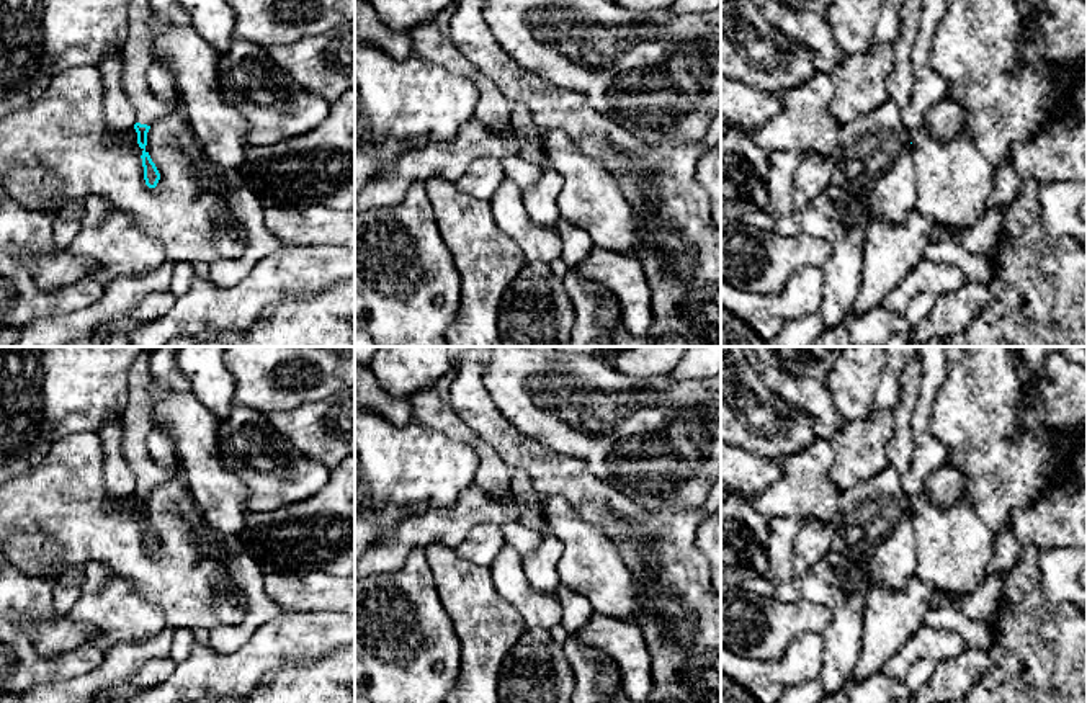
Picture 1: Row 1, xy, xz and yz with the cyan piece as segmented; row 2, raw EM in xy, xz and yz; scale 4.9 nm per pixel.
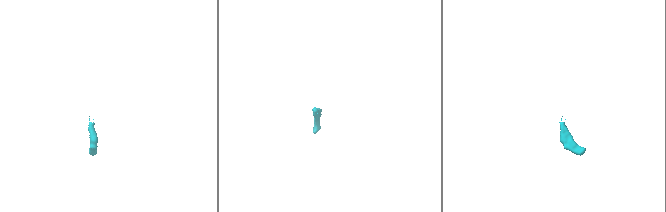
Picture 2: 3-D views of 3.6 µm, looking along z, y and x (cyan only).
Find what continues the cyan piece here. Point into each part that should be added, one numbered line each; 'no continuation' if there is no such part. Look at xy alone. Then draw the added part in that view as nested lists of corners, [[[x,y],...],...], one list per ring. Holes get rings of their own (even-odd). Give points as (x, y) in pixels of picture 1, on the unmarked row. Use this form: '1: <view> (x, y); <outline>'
1: xy (138, 417); [[[144,347],[134,361],[129,376],[129,401],[123,410],[123,456],[136,476],[136,489],[150,492],[155,486],[177,477],[177,474],[155,463],[145,446],[145,438],[154,428],[154,405],[147,383],[149,356],[154,347]]]

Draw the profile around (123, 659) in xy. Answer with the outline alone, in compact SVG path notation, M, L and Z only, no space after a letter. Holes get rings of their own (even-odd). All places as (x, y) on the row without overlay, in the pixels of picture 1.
M165 626L157 636L137 643L118 643L103 662L85 675L28 688L20 703L92 703L98 692L136 674L154 659L170 656L175 628Z

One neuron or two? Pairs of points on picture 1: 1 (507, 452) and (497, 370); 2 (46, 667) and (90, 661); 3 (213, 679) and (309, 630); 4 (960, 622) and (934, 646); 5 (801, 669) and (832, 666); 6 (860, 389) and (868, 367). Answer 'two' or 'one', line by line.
1: two
2: one
3: one
4: two
5: two
6: one

